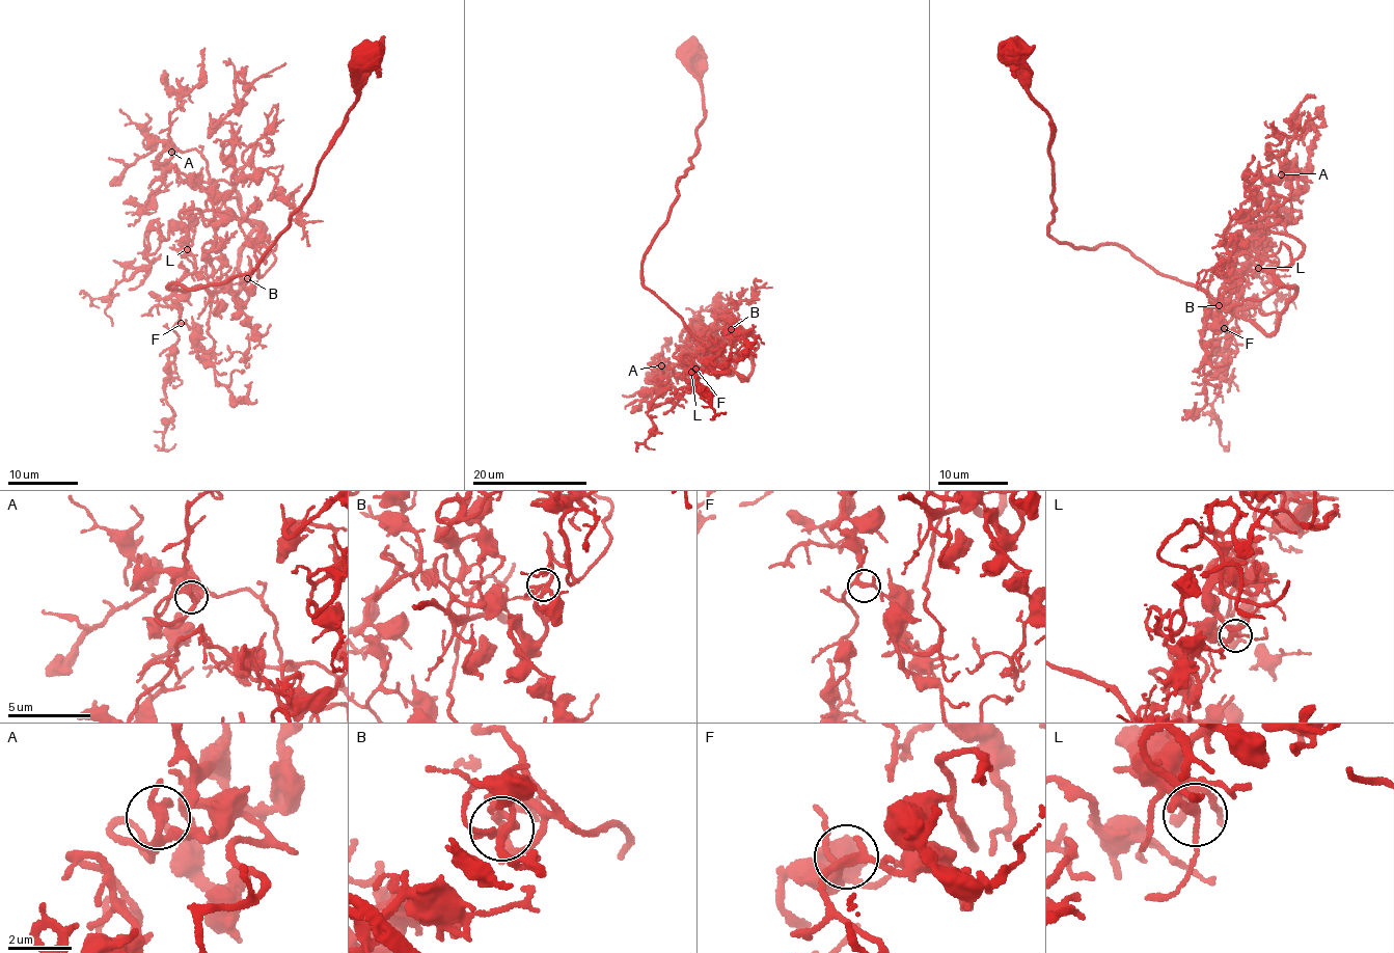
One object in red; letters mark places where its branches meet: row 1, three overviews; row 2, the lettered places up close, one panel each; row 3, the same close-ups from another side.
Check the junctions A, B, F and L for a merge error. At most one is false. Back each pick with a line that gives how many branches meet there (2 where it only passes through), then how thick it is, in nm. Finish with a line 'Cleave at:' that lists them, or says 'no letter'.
Cleave at: no letter

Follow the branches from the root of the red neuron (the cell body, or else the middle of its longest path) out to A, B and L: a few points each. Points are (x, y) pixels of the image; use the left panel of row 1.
A: (365, 56), (310, 195), (253, 270), (167, 287), (219, 286), (222, 268), (208, 161), (172, 153)
B: (365, 56), (310, 195), (260, 265), (167, 287), (219, 286), (216, 229), (236, 217), (256, 245), (247, 278)
L: (365, 56), (357, 101), (310, 195), (260, 265), (169, 289), (208, 289), (187, 249)

